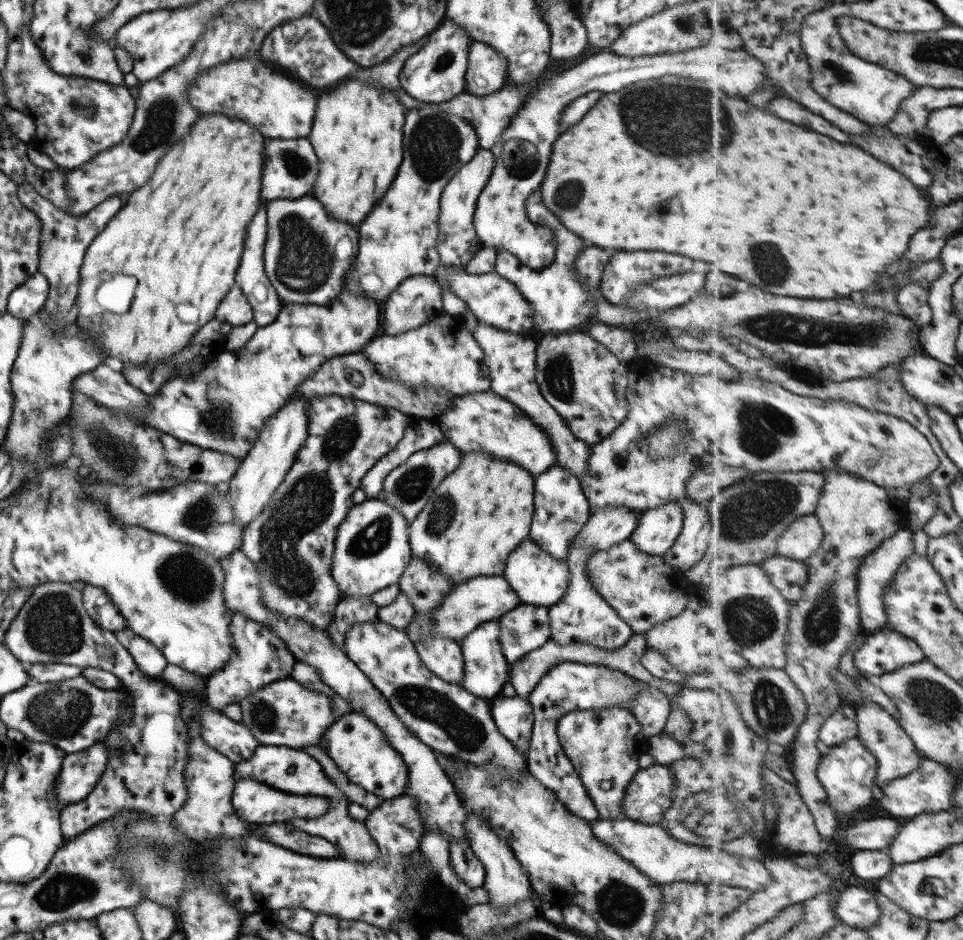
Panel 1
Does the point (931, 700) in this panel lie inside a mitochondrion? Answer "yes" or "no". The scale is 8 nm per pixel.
yes

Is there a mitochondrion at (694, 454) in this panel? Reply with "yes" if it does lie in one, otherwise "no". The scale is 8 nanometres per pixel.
no

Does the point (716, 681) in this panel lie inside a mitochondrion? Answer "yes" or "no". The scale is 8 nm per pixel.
no

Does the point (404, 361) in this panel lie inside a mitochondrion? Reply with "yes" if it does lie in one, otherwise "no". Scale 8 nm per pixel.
no

